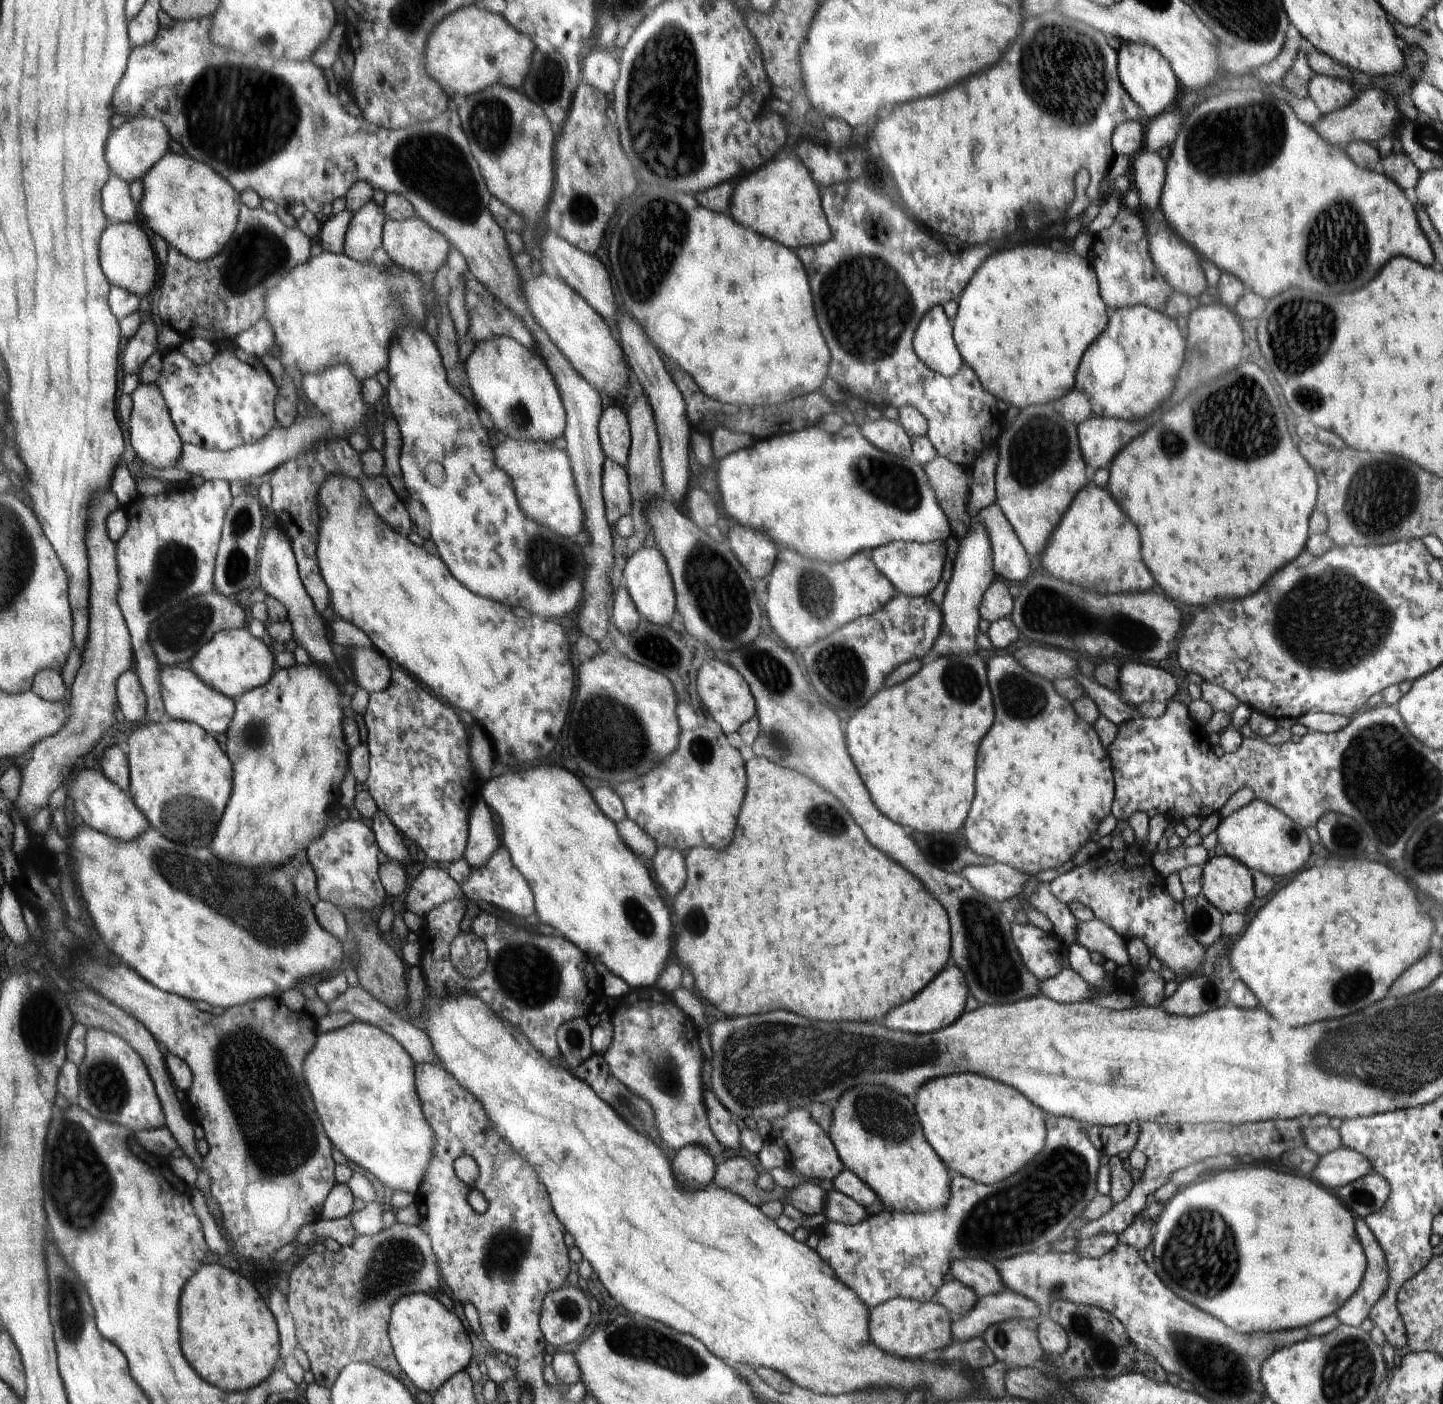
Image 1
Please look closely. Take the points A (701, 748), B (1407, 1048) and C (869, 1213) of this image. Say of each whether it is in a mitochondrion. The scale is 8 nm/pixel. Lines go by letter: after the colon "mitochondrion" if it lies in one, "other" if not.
A: mitochondrion
B: mitochondrion
C: other

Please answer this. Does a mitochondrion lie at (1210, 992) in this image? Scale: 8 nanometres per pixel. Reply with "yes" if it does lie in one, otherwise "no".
yes

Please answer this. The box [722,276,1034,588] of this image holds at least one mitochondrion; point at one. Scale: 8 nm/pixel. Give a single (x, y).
(891, 483)

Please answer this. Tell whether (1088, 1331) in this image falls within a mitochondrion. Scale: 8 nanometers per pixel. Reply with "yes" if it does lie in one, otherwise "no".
yes

